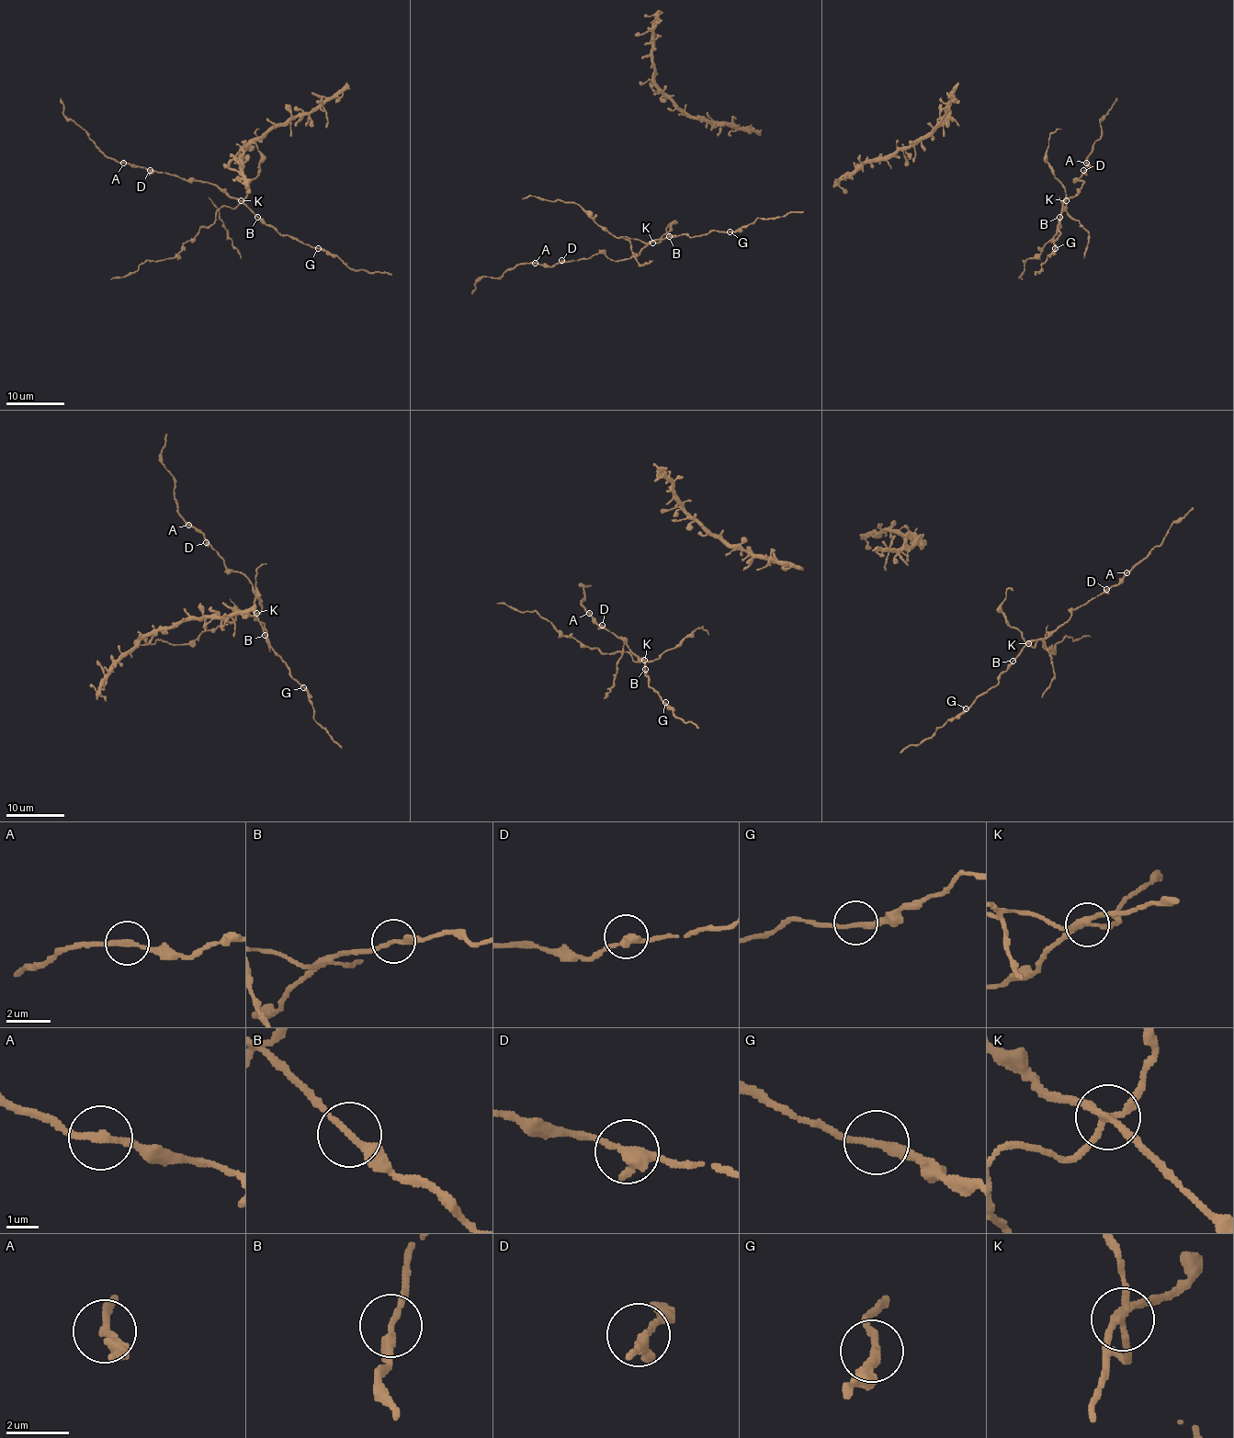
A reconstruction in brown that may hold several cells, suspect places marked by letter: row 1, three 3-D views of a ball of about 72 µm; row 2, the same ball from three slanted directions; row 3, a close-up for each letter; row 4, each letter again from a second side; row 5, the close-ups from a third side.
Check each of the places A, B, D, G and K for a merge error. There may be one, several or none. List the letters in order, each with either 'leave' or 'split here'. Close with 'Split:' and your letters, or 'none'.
A: split here
B: leave
D: leave
G: leave
K: split here
Split: A, K

